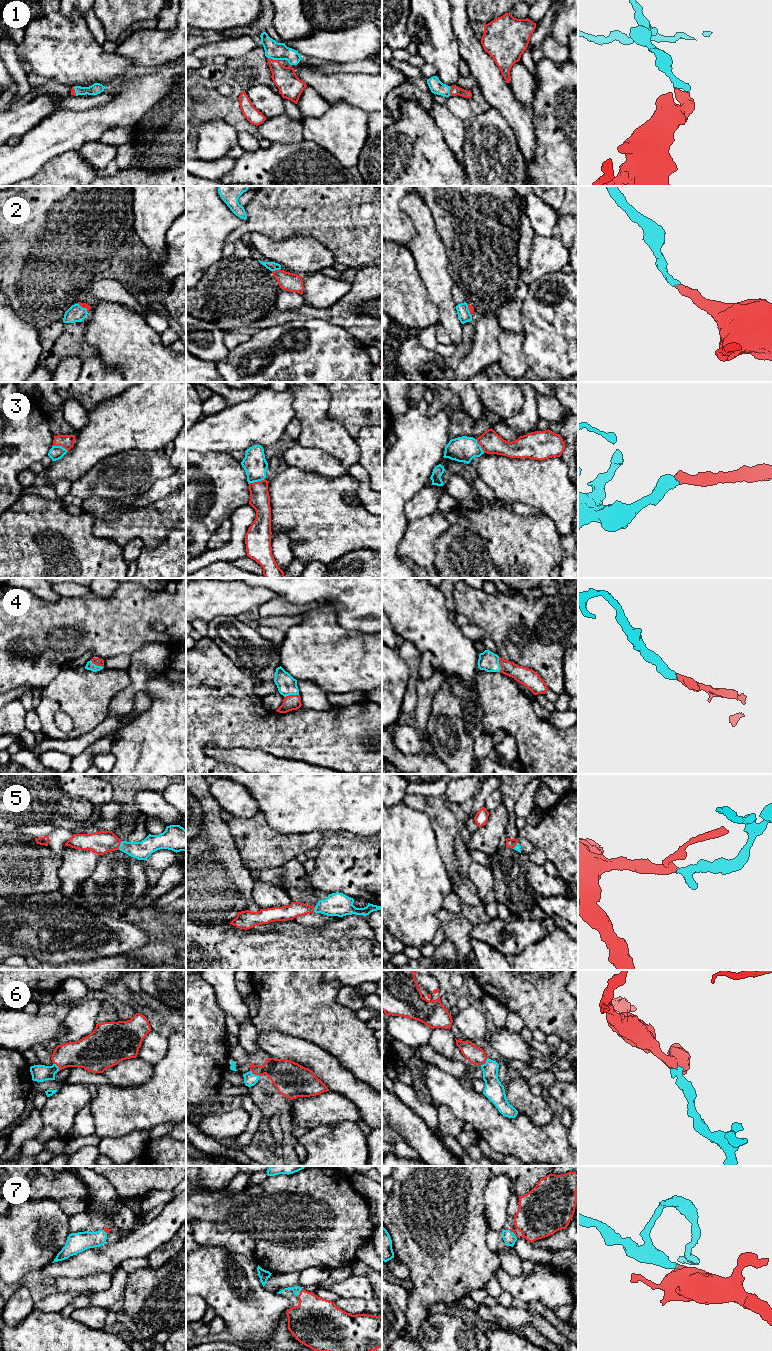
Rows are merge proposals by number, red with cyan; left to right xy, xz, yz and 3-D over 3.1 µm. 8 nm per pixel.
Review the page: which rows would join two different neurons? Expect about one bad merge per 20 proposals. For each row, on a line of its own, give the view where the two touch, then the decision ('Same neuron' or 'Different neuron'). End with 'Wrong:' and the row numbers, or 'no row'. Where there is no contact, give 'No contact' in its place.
1: Touches red in xz. Same neuron
2: Touches red in xy. Same neuron
3: Touches red in xz. Same neuron
4: Touches red in xz. Same neuron
5: Touches red in xy. Same neuron
6: Touches red in xz. Same neuron
7: Touches red in xz. Same neuron
Wrong: no row

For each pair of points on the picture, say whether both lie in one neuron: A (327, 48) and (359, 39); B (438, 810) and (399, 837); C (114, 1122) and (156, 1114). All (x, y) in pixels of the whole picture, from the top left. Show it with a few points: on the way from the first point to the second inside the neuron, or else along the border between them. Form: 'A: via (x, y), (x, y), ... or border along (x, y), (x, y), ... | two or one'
A: via (335, 47), (351, 44) | one
B: border along (407, 806), (418, 809), (427, 815), (436, 839) | two
C: via (124, 1120), (146, 1118) | one

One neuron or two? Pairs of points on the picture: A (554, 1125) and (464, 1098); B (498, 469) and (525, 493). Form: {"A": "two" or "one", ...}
{"A": "one", "B": "one"}

